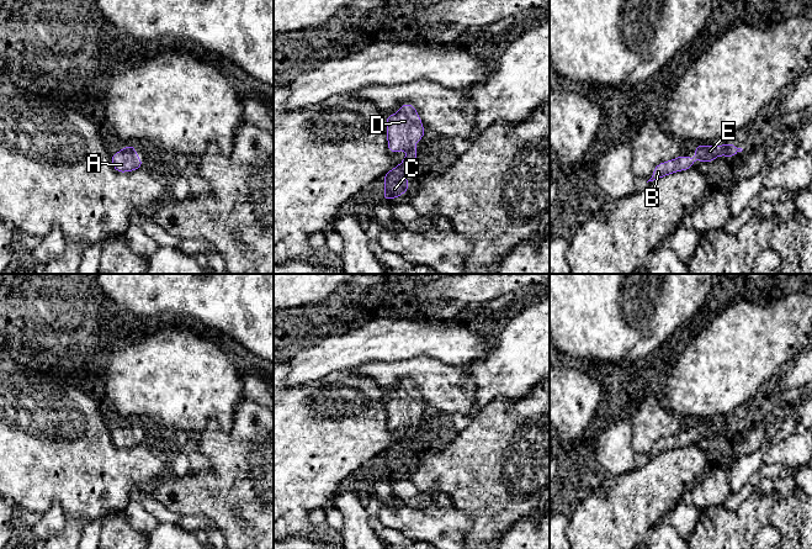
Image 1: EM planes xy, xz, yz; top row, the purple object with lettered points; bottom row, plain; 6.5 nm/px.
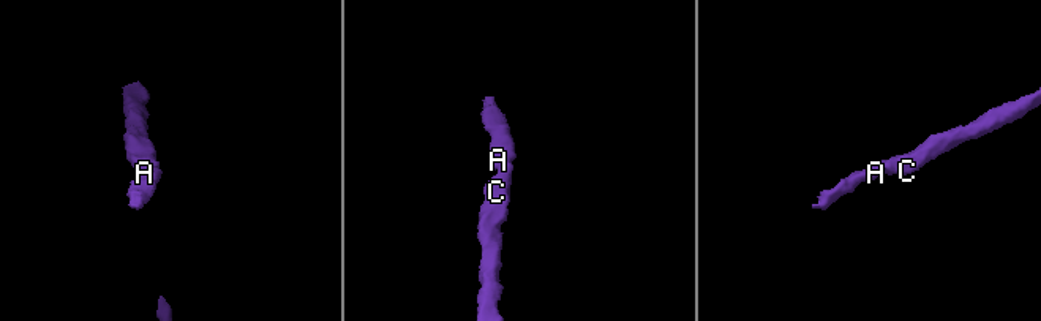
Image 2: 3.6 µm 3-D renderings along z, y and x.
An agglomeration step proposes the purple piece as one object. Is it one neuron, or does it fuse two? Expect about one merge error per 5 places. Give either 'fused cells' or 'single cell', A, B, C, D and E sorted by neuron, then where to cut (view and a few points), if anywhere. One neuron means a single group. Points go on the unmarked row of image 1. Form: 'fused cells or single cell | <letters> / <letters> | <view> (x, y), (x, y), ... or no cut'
single cell | A B C D E | no cut

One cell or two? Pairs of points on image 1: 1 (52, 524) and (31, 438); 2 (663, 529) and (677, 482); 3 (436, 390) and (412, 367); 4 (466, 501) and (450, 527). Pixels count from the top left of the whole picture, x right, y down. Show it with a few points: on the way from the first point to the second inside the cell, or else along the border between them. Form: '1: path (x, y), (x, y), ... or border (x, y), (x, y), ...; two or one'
1: border (42, 513), (57, 502), (68, 520); two
2: border (662, 520), (646, 536); two
3: path (430, 384), (418, 371); one
4: border (452, 507), (471, 518), (465, 536); two

